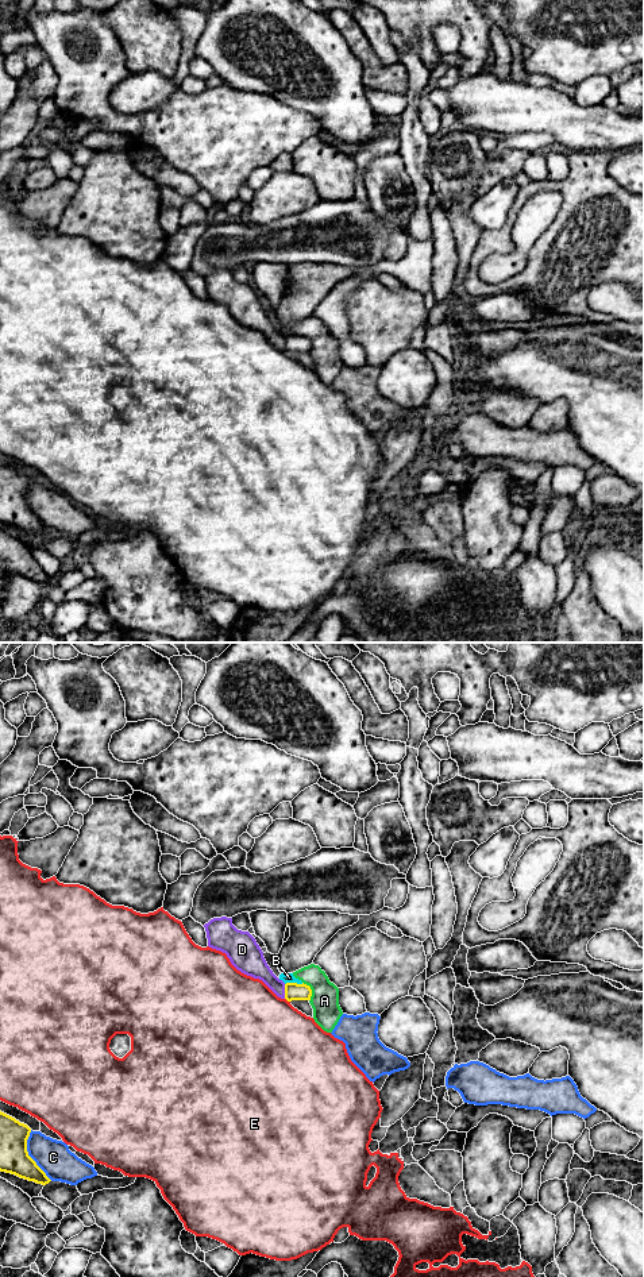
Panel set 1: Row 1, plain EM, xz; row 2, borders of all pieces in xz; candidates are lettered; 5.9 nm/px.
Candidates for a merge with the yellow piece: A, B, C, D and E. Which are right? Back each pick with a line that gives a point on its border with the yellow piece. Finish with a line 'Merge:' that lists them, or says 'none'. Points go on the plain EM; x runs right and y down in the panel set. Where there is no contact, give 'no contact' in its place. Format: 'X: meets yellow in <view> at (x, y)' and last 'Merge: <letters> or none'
Merge: none

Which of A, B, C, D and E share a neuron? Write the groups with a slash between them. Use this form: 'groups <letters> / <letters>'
groups A B / C / D / E

